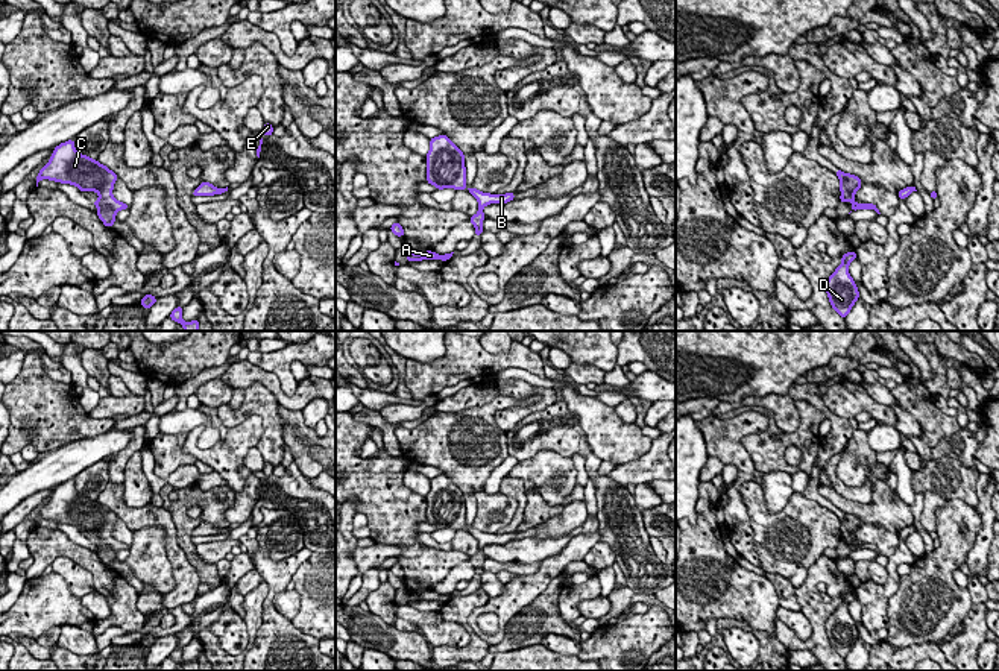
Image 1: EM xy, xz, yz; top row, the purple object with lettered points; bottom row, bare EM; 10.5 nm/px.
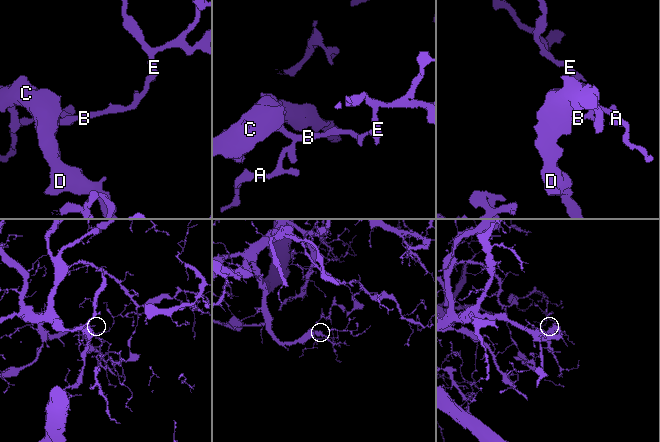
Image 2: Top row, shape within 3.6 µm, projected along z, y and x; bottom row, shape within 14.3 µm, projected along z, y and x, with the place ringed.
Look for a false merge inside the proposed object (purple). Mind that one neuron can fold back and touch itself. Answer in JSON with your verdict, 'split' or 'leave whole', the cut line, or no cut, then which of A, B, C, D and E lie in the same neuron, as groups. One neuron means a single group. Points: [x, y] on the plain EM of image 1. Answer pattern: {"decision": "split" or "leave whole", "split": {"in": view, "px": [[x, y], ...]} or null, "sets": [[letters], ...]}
{"decision": "leave whole", "split": null, "sets": [["A", "B", "C", "D", "E"]]}

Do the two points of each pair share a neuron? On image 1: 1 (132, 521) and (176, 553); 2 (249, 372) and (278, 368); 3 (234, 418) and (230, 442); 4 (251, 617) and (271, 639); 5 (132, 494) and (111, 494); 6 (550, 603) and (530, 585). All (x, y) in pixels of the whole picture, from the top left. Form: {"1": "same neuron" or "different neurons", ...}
{"1": "same neuron", "2": "different neurons", "3": "different neurons", "4": "different neurons", "5": "different neurons", "6": "different neurons"}

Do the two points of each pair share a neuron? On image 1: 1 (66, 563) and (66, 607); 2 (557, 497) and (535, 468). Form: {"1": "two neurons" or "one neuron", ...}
{"1": "two neurons", "2": "one neuron"}

